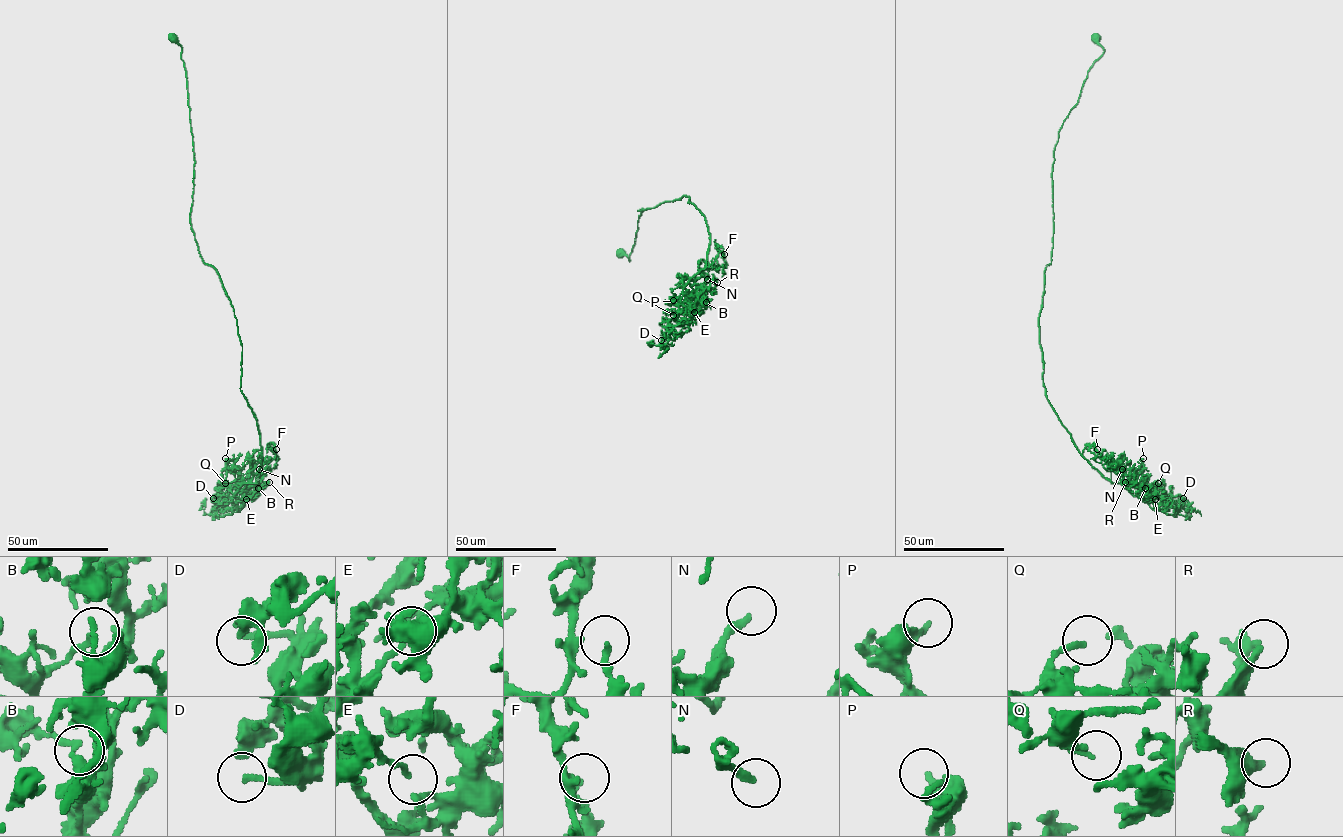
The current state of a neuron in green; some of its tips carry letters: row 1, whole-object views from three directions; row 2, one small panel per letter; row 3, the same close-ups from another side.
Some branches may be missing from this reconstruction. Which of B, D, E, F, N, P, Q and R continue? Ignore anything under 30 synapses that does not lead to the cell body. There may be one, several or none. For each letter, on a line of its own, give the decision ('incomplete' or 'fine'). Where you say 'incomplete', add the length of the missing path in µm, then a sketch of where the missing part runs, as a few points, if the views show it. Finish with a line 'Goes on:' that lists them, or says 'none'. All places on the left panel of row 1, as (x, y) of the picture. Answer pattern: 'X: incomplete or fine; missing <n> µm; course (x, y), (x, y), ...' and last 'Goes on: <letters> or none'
B: fine
D: fine
E: fine
F: fine
N: incomplete; missing 7 µm
P: fine
Q: fine
R: incomplete; missing 10 µm
Goes on: N, R

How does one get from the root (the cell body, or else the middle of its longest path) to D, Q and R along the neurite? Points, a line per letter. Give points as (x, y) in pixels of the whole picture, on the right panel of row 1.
D: (1096, 37), (1103, 54), (1054, 152), (1043, 386), (1104, 477), (1173, 516), (1183, 498)
Q: (1096, 37), (1103, 54), (1054, 152), (1043, 382), (1104, 477), (1140, 498), (1158, 483)
R: (1096, 37), (1103, 54), (1054, 152), (1039, 344), (1046, 395), (1076, 448), (1140, 499), (1125, 482)

